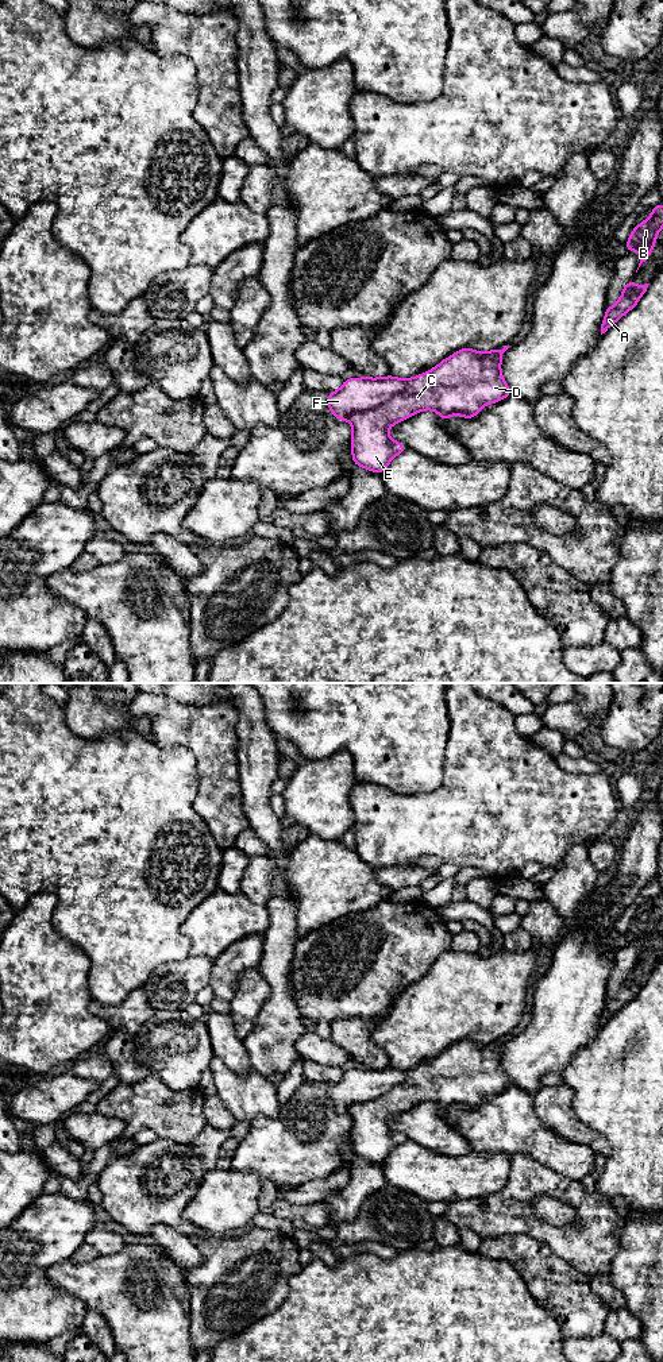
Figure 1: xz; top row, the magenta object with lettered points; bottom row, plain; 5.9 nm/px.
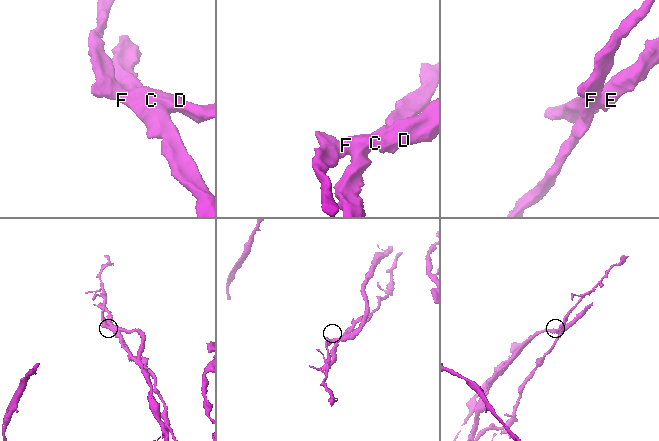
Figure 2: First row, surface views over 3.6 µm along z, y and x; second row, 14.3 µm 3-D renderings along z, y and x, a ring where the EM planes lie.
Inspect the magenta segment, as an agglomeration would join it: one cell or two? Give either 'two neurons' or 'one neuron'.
two neurons

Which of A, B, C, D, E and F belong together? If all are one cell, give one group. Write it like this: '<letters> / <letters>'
A B C D E / F

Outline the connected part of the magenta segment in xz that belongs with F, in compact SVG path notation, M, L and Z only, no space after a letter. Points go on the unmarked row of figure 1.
M393 1066L348 1069L340 1080L328 1085L327 1096L339 1112L344 1112L351 1104L374 1100L388 1093L404 1081L405 1074L406 1070Z

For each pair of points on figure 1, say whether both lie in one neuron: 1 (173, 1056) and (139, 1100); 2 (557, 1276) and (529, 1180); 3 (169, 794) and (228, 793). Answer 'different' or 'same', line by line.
1: different
2: different
3: different

